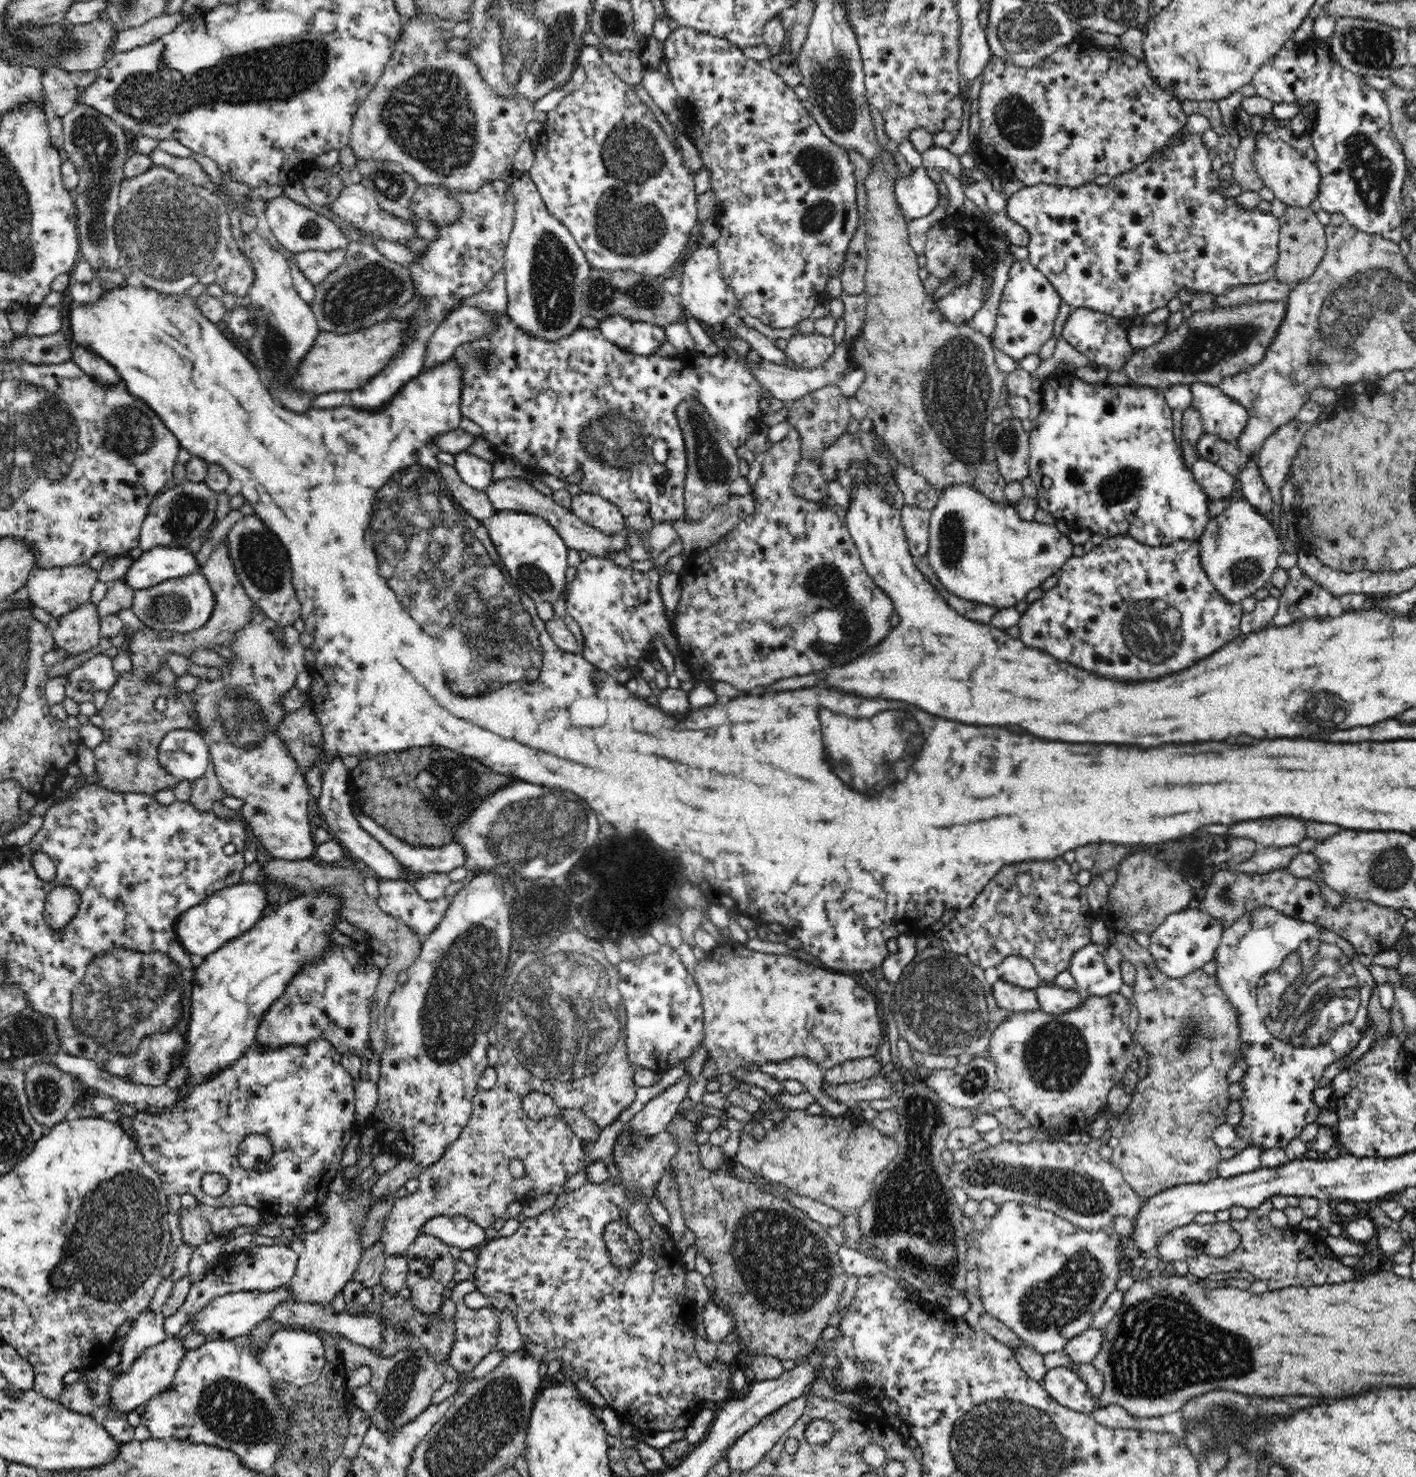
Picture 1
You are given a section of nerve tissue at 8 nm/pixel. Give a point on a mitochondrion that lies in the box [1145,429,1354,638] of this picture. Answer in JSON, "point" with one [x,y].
{"point":[1243,571]}

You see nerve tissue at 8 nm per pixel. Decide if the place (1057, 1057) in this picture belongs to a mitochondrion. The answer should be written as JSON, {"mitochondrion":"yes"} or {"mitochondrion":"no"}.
{"mitochondrion":"yes"}

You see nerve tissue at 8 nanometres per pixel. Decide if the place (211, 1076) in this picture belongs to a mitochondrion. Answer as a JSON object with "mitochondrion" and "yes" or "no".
{"mitochondrion":"no"}

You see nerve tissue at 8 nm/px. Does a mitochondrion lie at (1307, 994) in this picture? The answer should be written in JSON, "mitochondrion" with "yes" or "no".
{"mitochondrion":"yes"}

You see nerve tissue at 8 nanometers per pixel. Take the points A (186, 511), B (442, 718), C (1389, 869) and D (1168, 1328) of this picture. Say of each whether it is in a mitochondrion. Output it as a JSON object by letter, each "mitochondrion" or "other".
{"A":"mitochondrion","B":"other","C":"mitochondrion","D":"mitochondrion"}

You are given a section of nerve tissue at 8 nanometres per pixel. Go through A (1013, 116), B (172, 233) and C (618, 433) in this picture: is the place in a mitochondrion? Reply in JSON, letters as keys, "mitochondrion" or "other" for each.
{"A":"mitochondrion","B":"mitochondrion","C":"mitochondrion"}

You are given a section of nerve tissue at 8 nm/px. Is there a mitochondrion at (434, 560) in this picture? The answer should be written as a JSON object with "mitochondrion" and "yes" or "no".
{"mitochondrion":"yes"}

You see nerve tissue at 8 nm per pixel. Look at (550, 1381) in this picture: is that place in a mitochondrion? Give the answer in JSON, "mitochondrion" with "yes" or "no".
{"mitochondrion":"no"}

